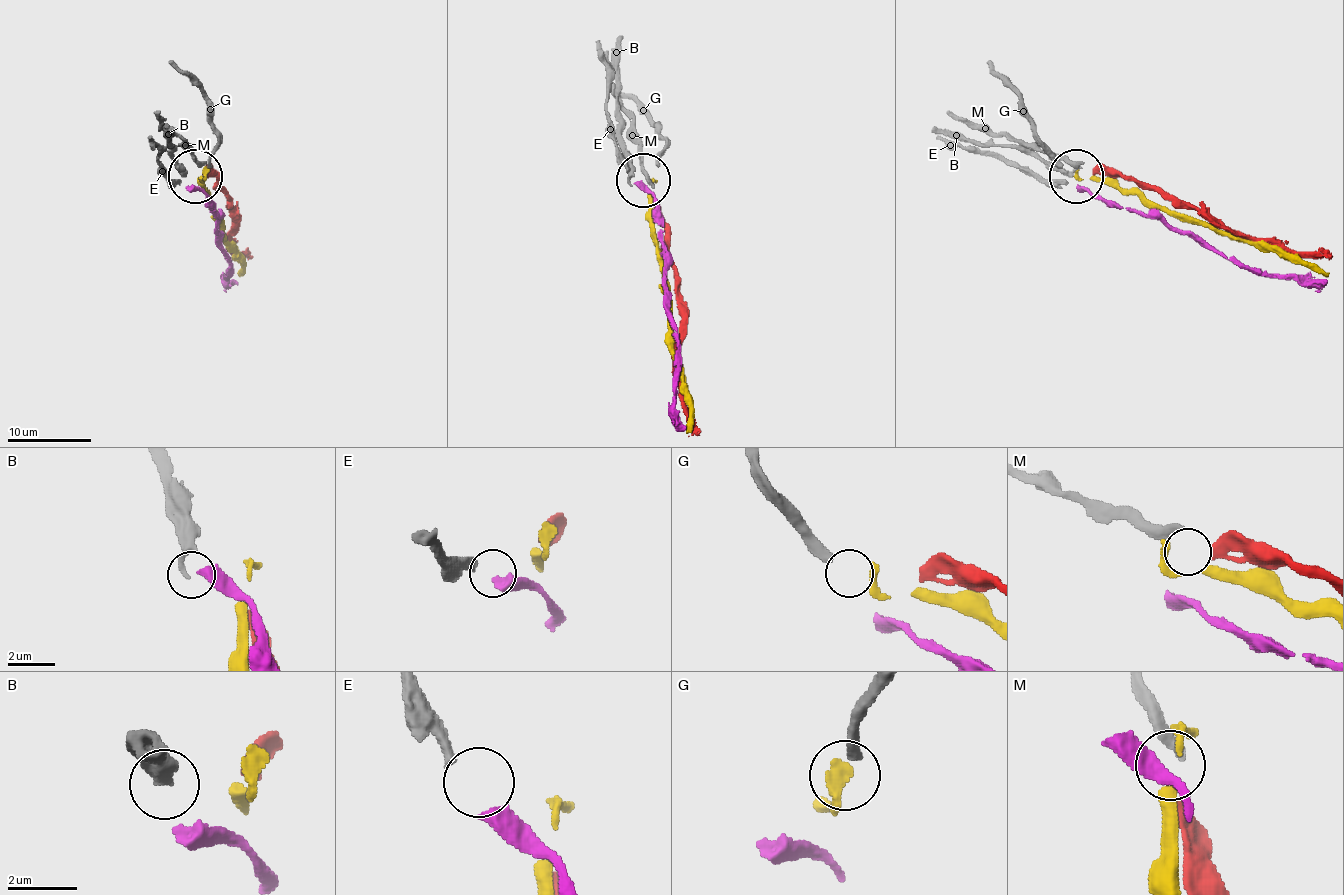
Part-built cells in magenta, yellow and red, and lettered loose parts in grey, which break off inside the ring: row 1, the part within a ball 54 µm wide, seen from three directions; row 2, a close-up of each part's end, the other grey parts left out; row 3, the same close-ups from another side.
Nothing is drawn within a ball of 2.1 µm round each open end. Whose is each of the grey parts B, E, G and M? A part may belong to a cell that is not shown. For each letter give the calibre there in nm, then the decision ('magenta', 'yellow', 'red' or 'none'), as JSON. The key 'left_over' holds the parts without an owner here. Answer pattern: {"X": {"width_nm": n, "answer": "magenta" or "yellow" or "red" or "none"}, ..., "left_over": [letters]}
{"B": {"width_nm": 360, "answer": "none"}, "E": {"width_nm": 380, "answer": "magenta"}, "G": {"width_nm": 400, "answer": "yellow"}, "M": {"width_nm": 480, "answer": "red"}, "left_over": ["B"]}

